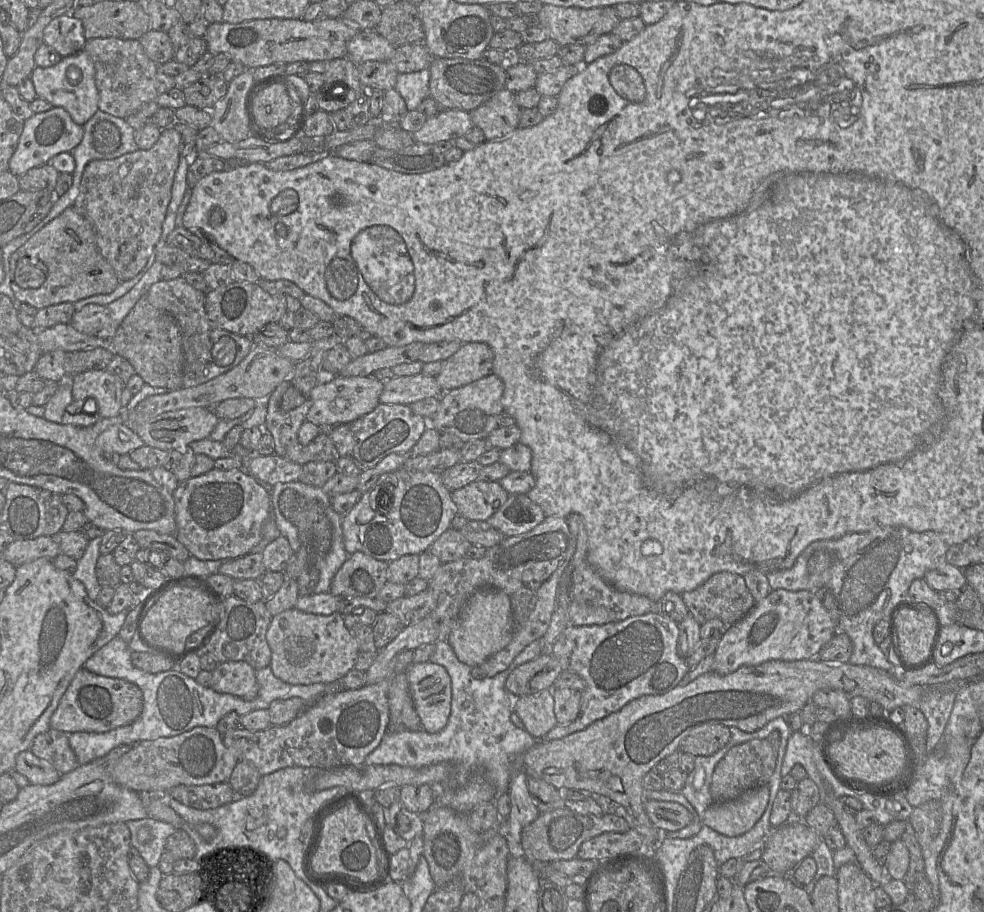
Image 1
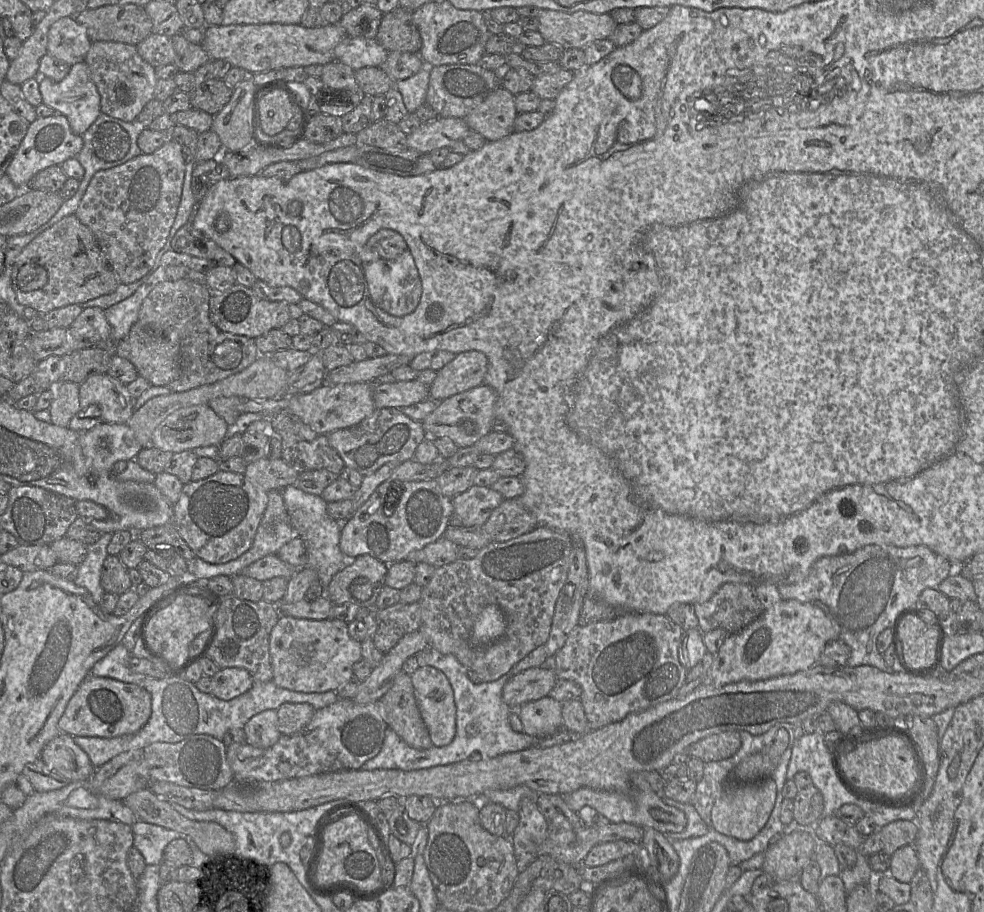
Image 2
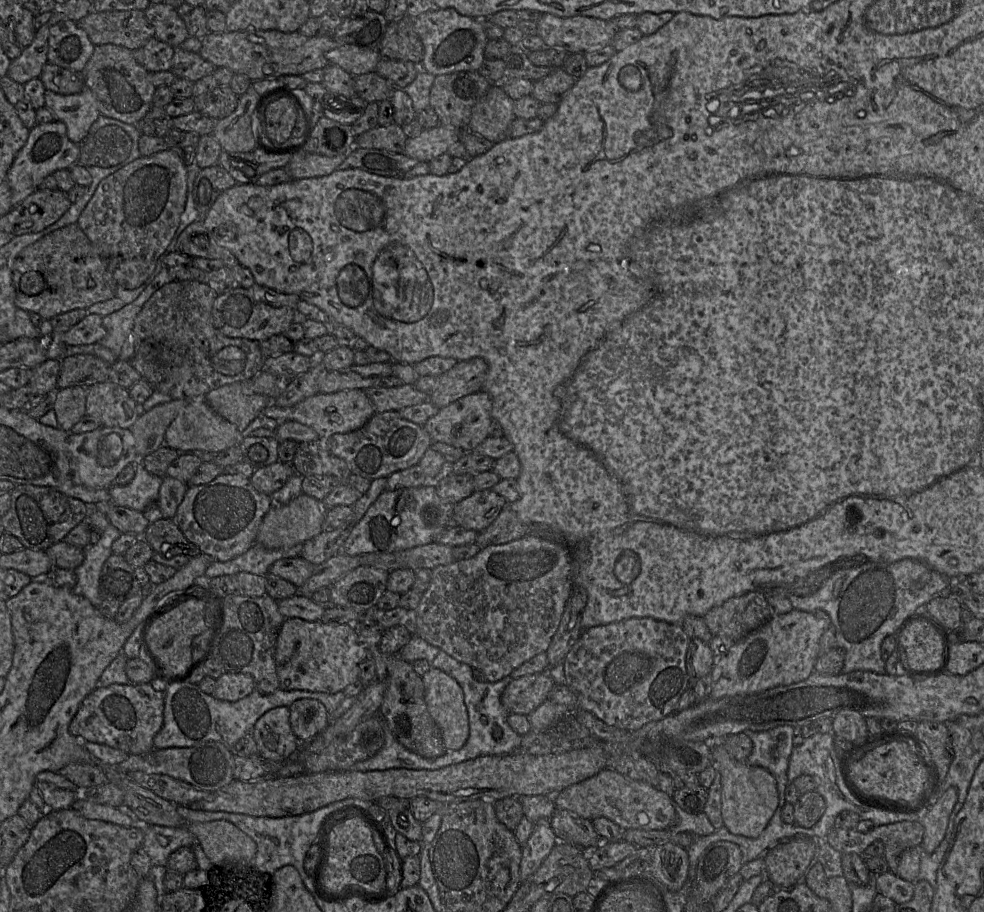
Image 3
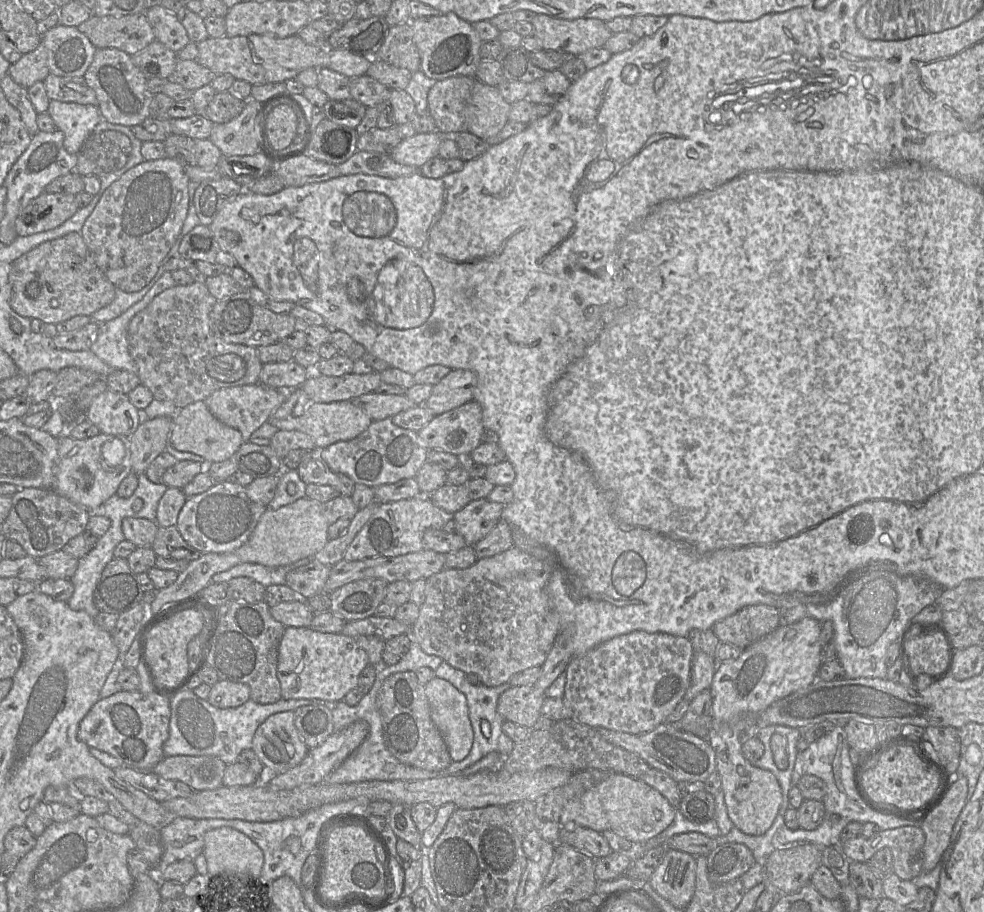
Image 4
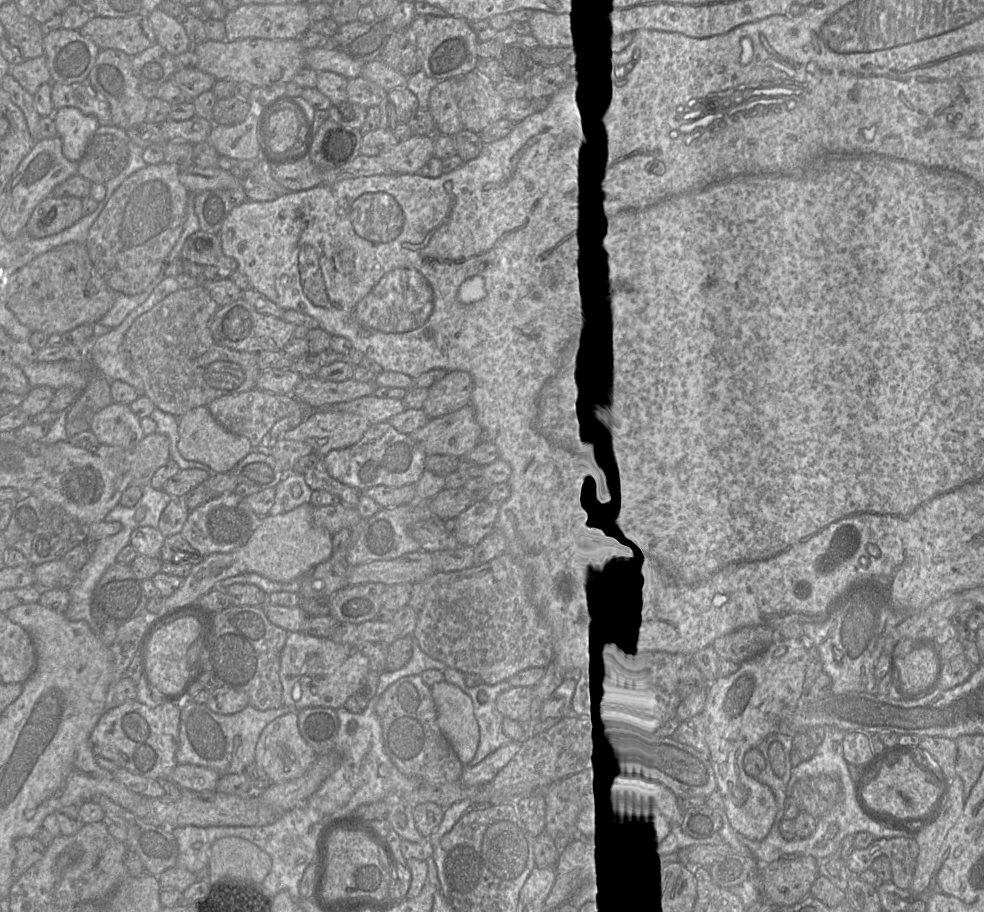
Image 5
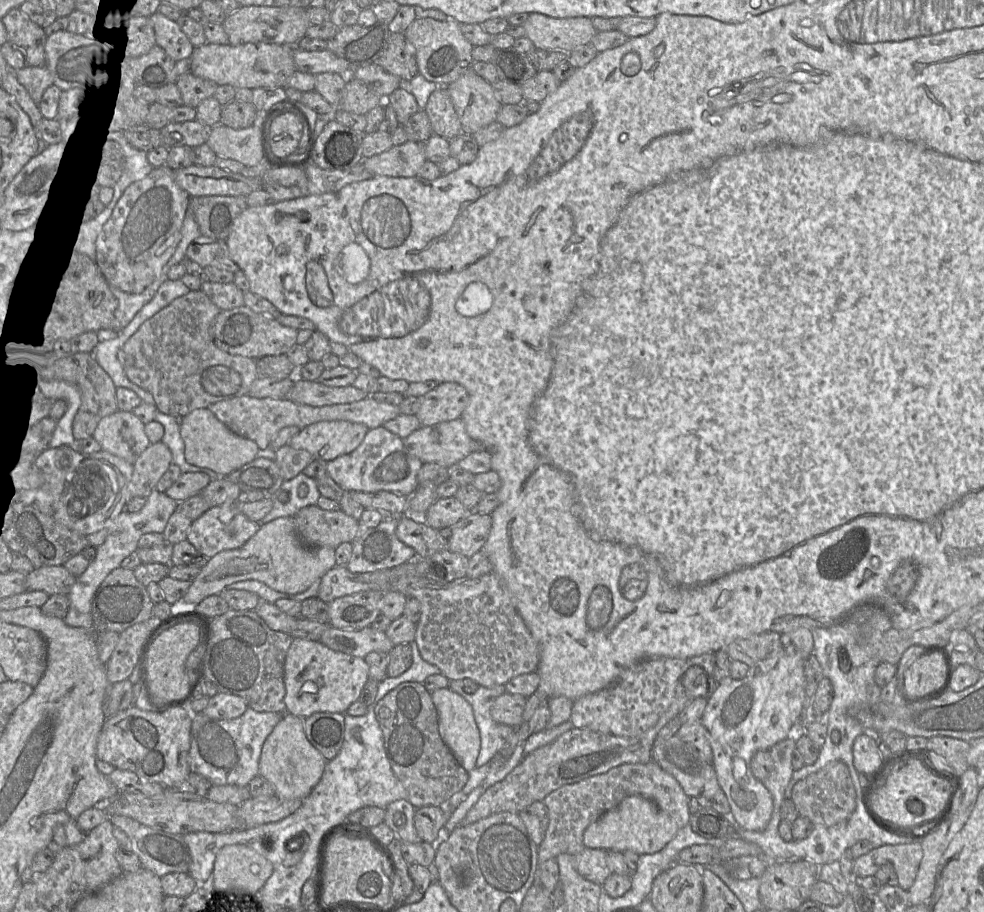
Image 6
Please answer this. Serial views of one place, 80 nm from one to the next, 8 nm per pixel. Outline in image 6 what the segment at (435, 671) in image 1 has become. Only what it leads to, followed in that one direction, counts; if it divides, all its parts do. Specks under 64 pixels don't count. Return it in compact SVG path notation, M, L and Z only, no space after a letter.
M449 688L431 693L438 713L439 734L459 764L470 772L476 768L481 749L479 728L472 706Z

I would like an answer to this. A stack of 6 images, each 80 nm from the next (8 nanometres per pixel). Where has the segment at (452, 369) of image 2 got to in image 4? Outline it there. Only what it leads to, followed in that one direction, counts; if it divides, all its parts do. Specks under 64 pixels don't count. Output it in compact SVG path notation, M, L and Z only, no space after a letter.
M453 369L433 386L423 405L435 416L440 415L473 400L476 385L477 376L473 371Z

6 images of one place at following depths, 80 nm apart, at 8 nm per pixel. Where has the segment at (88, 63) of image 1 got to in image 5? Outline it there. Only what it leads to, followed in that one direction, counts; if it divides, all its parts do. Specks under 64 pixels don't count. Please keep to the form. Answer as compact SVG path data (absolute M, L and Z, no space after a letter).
M63 107L54 110L58 136L62 140L64 156L78 163L85 154L89 141L100 126L98 119L86 115L75 107Z

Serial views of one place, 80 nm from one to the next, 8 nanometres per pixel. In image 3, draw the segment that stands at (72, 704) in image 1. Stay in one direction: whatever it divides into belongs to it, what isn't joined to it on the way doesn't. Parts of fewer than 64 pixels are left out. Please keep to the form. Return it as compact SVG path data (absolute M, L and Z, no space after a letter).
M151 683L112 684L107 687L97 687L82 701L69 725L69 731L83 744L86 741L105 744L128 755L142 755L155 749L153 739L163 725L163 711L164 692L155 690Z

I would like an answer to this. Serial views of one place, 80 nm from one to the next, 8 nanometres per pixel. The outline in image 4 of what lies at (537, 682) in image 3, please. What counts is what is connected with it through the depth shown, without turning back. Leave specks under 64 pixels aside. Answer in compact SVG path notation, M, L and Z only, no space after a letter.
M533 685L509 687L498 698L497 711L505 721L532 729L541 717L545 696L546 691Z

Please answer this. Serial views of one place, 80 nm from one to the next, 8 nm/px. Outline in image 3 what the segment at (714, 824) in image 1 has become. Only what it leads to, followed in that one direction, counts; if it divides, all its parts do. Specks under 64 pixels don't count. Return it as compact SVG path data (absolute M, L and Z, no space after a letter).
M714 745L712 756L712 766L721 777L721 814L724 827L735 835L758 837L768 825L779 804L774 775L765 768L747 765L744 761L735 759L723 745Z

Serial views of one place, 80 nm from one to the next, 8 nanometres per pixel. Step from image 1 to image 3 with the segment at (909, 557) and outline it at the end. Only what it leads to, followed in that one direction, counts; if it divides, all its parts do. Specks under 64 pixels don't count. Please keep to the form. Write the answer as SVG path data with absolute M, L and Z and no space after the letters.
M904 558L897 562L868 561L859 566L836 569L812 594L808 596L790 595L788 599L794 609L828 616L836 631L836 647L845 652L842 673L863 670L885 674L886 665L881 655L883 640L887 636L896 636L905 622L917 617L924 606L935 596L948 592L955 580L957 579L951 579L927 564L912 558Z

